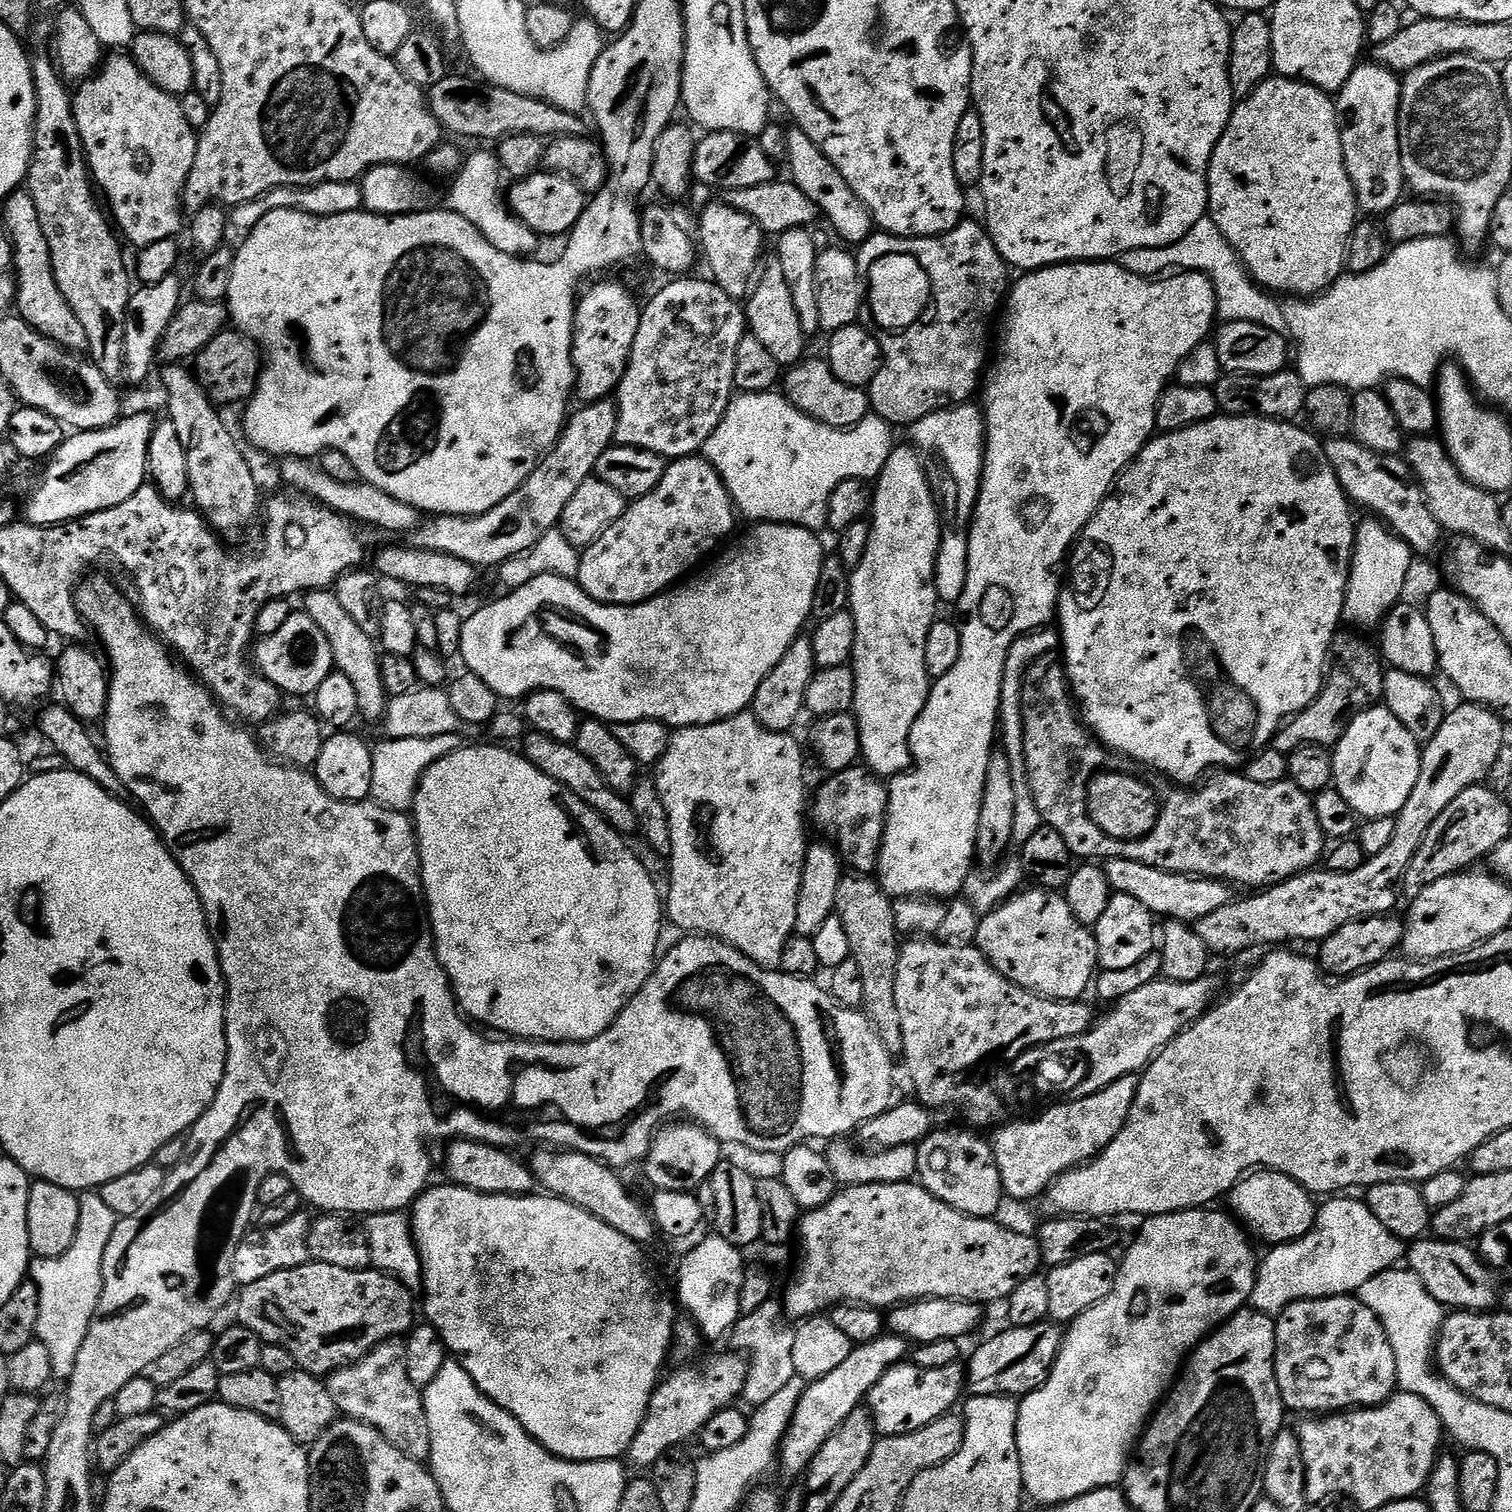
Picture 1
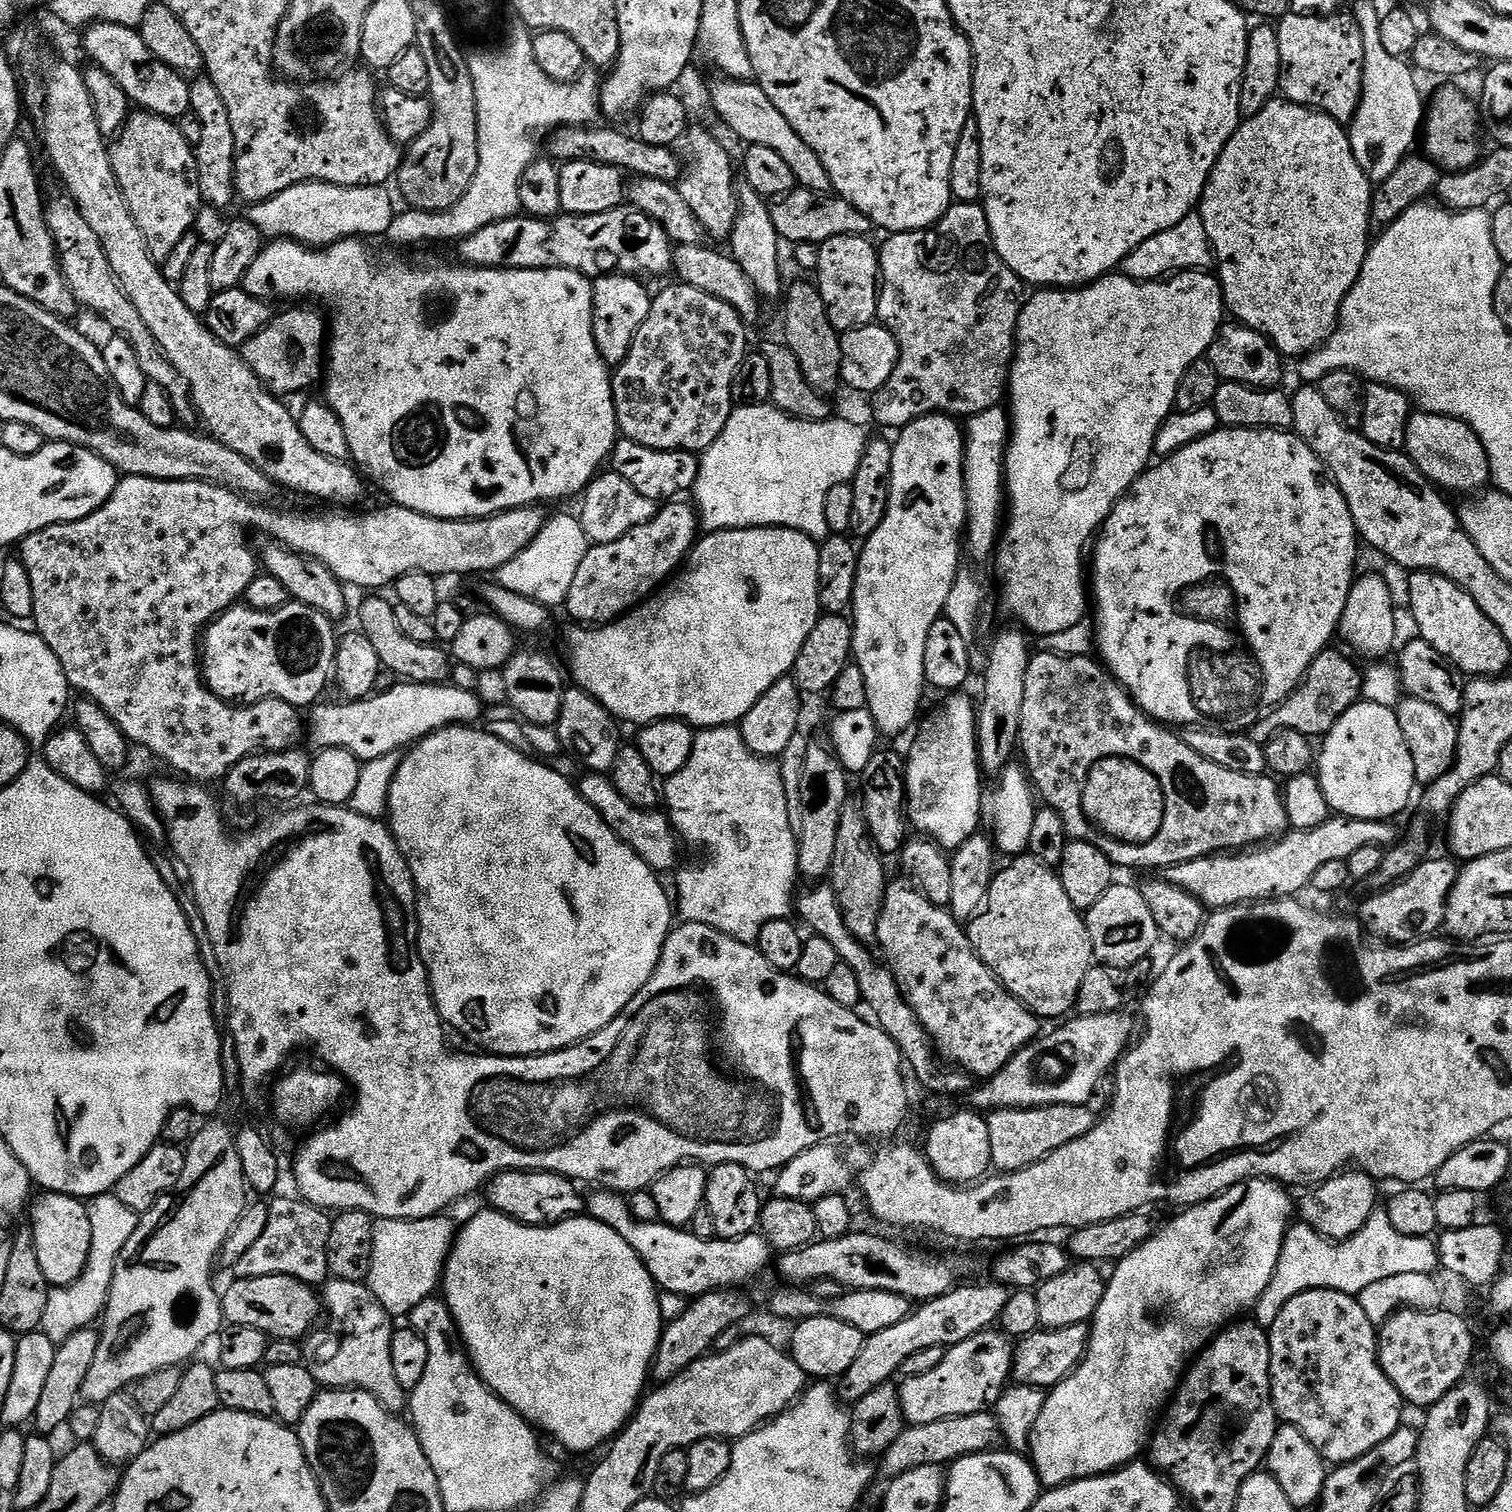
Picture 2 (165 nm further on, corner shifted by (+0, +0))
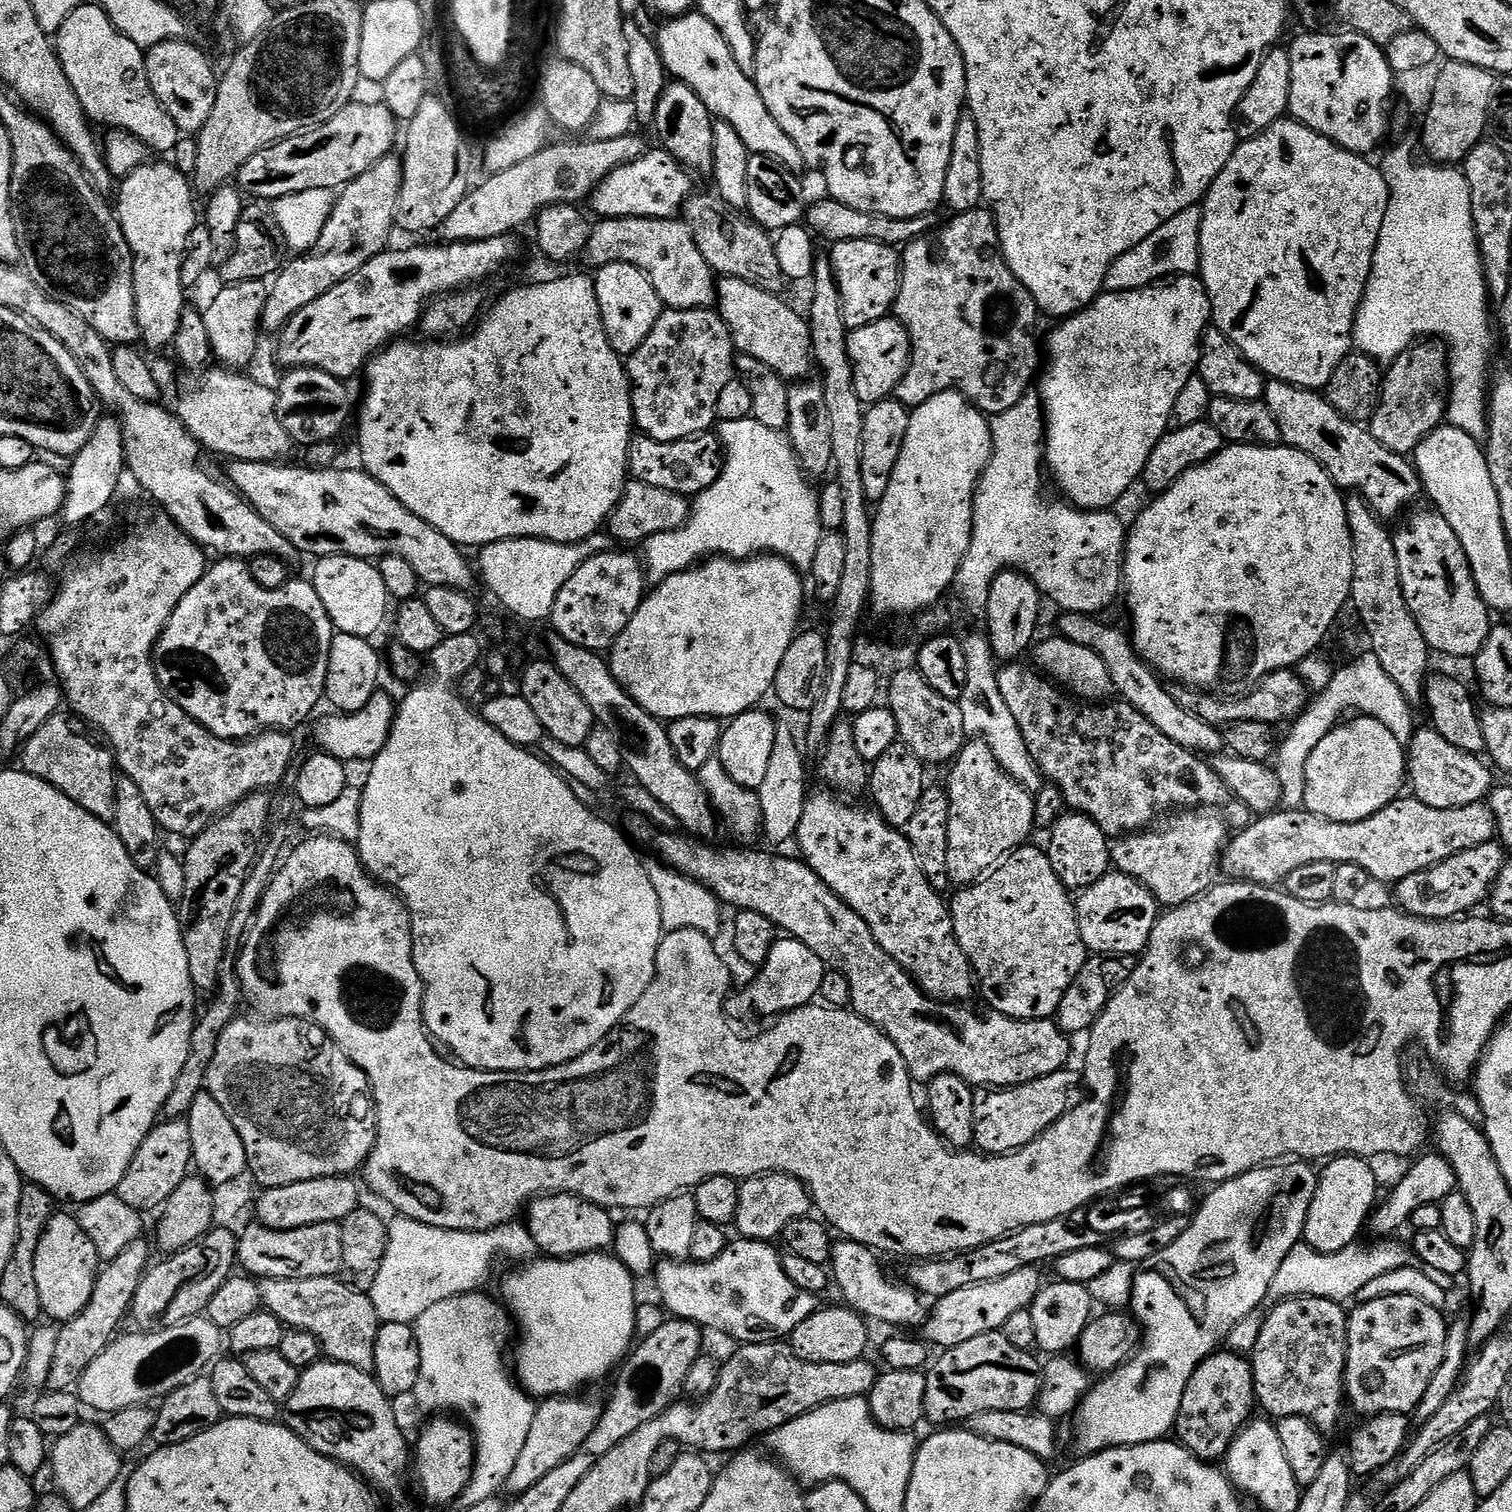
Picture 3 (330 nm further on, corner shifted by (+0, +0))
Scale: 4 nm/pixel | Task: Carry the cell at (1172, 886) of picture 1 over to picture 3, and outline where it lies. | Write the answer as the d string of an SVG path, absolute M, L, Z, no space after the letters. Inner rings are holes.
M1398 798L1393 804L1378 810L1378 814L1370 814L1370 818L1362 818L1358 822L1334 822L1307 810L1269 812L1266 816L1253 819L1247 828L1239 829L1231 837L1222 861L1223 871L1232 875L1229 877L1254 884L1280 886L1286 878L1290 878L1293 870L1298 870L1298 866L1310 866L1310 862L1330 862L1337 866L1353 864L1365 868L1373 881L1380 883L1381 880L1388 886L1395 886L1402 878L1410 878L1410 874L1438 866L1454 858L1454 854L1474 850L1497 839L1496 819L1487 803L1471 804L1460 809L1439 809L1415 798L1404 799Z

